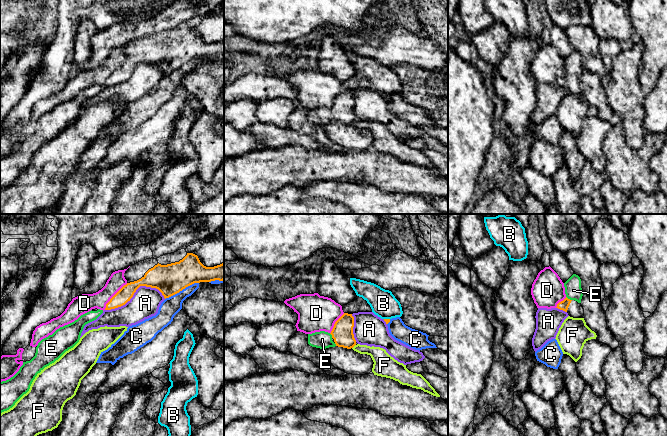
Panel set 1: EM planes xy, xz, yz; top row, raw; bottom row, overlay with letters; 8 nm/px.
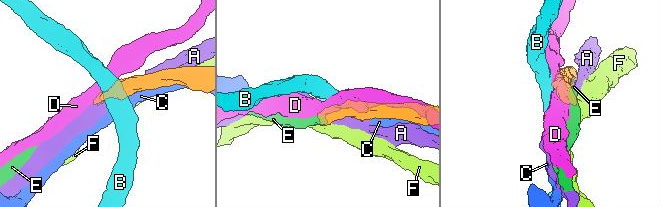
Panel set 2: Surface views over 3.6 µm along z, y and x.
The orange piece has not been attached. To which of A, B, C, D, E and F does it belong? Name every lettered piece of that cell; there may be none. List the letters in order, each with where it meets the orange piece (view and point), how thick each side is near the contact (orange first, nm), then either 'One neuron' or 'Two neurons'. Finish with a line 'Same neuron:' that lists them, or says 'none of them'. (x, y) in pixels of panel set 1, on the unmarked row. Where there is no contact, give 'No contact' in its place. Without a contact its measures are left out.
A: Touches orange at xy (135, 67). Thickness 200 nm (orange) against 240 nm. Two neurons
B: Touches orange at xz (387, 95). Thickness 40 nm (orange) against 220 nm. Two neurons
C: Touches orange at xy (181, 66). Thickness 240 nm (orange) against 150 nm. Two neurons
D: Touches orange at xy (113, 72). Thickness 120 nm (orange) against 150 nm. Two neurons
E: Touches orange at yz (569, 75). Thickness 80 nm (orange) against 140 nm. One neuron
F: Touches orange at xz (354, 121). Thickness 170 nm (orange) against 140 nm. Two neurons
Same neuron: E

